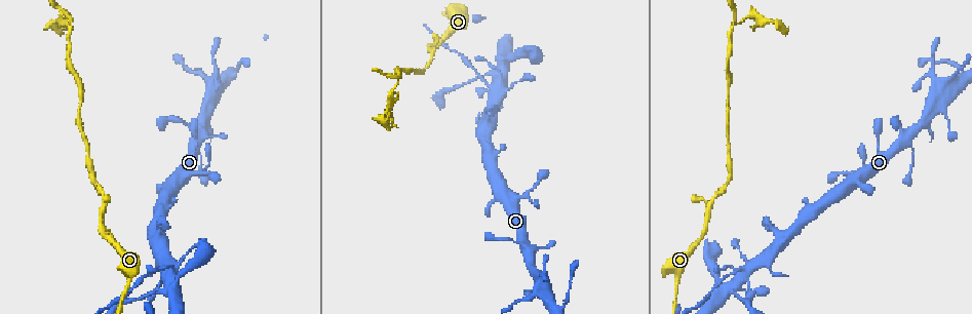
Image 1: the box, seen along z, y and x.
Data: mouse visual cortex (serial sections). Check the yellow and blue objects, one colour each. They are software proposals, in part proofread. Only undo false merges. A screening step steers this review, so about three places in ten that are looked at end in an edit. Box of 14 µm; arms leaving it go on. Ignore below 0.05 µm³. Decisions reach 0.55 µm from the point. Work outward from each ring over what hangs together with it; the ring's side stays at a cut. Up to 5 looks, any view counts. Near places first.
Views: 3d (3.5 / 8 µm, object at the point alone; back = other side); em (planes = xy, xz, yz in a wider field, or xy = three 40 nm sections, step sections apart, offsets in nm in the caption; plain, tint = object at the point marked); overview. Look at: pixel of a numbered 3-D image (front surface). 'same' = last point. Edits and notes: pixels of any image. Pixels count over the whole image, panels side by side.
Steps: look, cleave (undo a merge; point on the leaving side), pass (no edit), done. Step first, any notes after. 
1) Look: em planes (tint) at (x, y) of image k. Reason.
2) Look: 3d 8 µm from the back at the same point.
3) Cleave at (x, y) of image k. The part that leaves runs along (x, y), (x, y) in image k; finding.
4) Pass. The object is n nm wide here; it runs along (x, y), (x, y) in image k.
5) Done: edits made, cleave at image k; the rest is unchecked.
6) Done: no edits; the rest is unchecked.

Look: 3d 3.5 µm at (177, 263) of image 1. Thick turns thin.

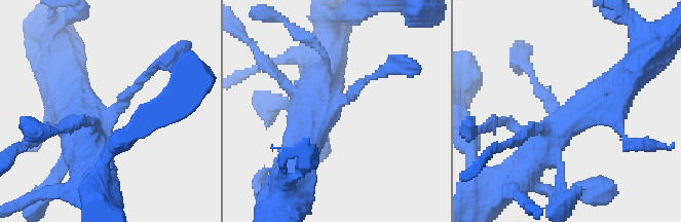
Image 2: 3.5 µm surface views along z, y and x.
Look: em xy step 1 (tint) at (111, 114) of image 2.

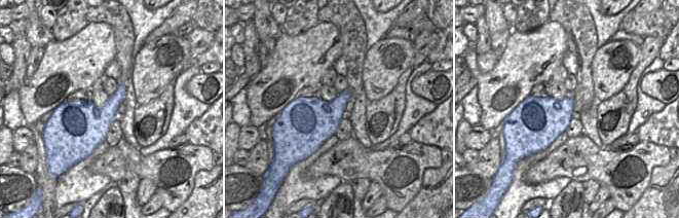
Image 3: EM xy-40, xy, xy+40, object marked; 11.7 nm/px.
Look: em xy step 2 (tint) at the same point. Cut it another way.

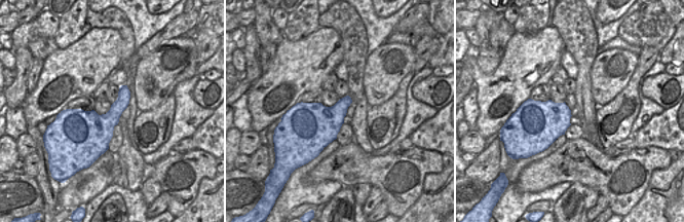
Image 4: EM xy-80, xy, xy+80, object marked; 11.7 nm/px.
Pass. It runs along (308, 145), (314, 116), (386, 71) in image 2; continuous, no second cell.

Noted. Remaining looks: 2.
Look: em xy step 2 (tint) at (216, 67) of image 1. Calibre changes.

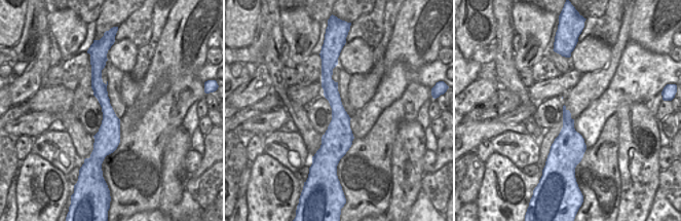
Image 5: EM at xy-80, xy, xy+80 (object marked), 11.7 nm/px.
Look: 3d 3.5 µm at the same point.

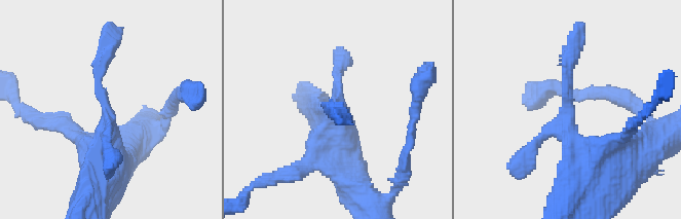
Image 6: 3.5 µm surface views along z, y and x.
Pass. The object is 260 nm wide here; it runs along (600, 182), (568, 135), (576, 43) in image 6; one cell here.

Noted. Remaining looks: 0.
Done: no edits; the rest is unchecked.

